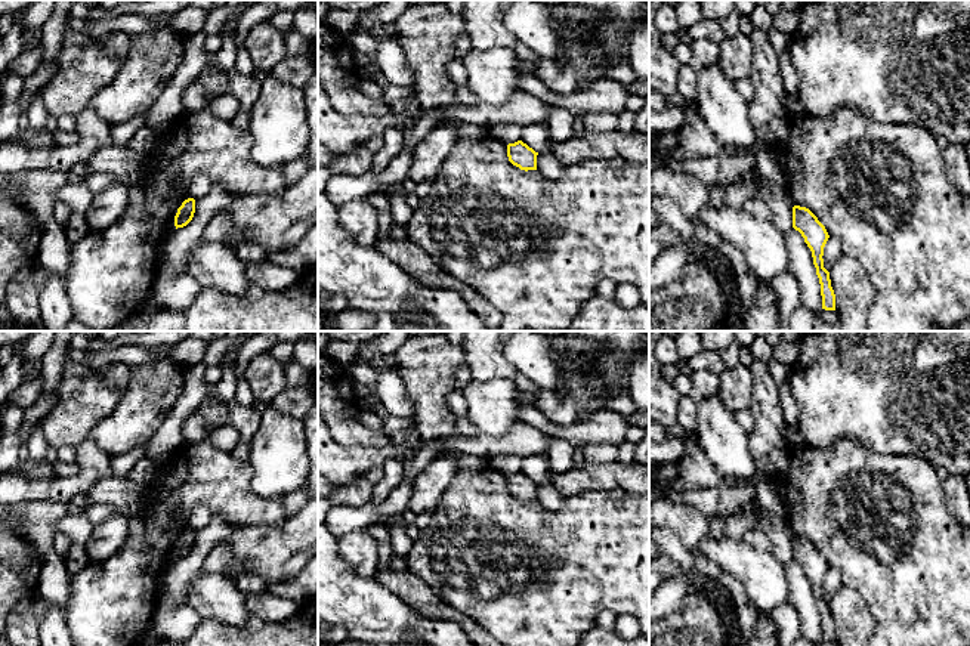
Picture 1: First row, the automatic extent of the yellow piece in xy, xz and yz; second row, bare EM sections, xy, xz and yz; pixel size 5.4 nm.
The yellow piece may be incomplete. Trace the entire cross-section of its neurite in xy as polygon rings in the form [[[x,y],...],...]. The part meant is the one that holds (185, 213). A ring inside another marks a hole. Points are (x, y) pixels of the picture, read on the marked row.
[[[188,198],[182,203],[182,205],[177,208],[177,213],[174,216],[174,226],[177,228],[183,228],[186,226],[195,213],[195,200],[194,198]]]

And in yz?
[[[793,207],[793,228],[801,234],[812,251],[813,265],[821,284],[822,309],[835,310],[835,294],[831,287],[830,272],[824,268],[824,247],[830,238],[825,226],[806,207]]]

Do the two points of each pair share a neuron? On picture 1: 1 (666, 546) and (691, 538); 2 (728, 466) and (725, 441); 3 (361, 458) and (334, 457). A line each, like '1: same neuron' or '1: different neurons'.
1: different neurons
2: same neuron
3: same neuron

